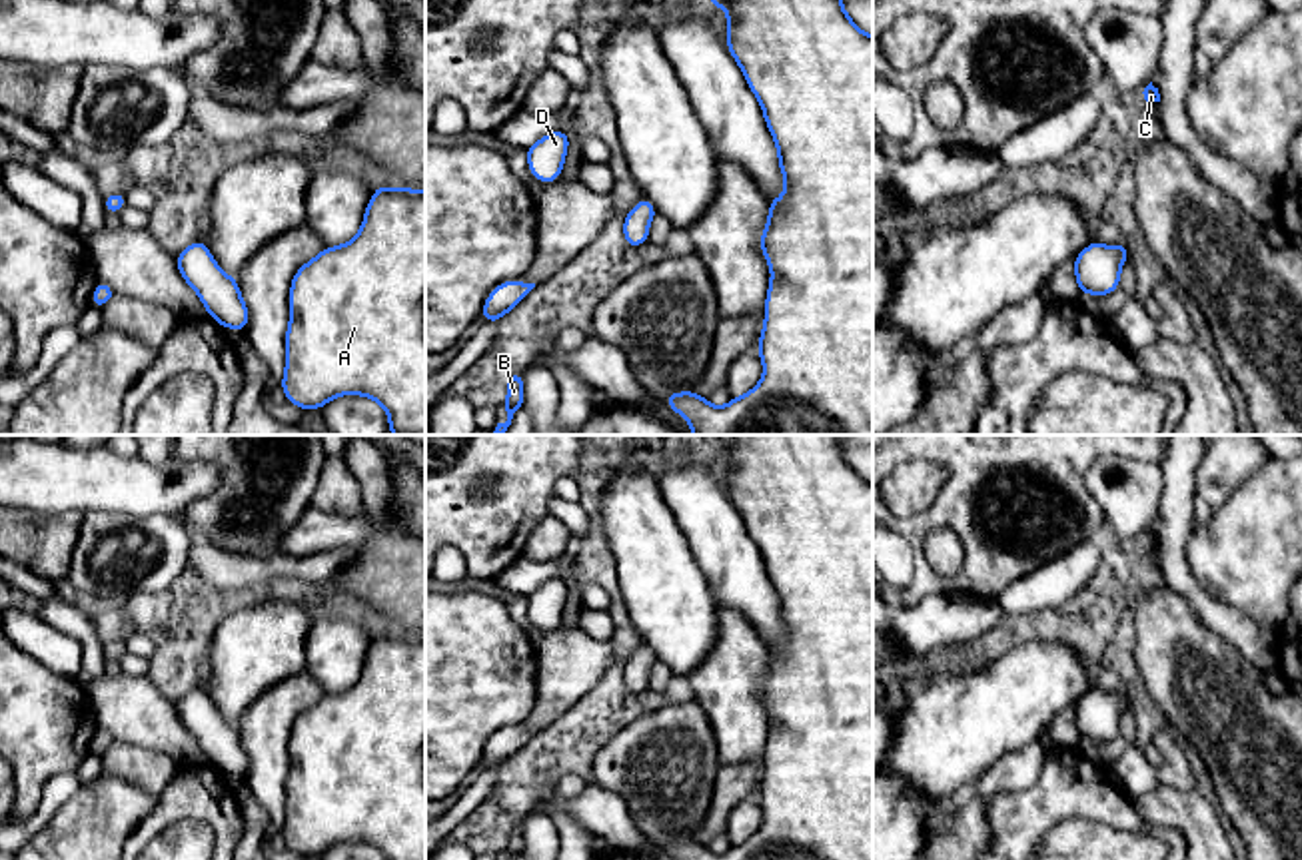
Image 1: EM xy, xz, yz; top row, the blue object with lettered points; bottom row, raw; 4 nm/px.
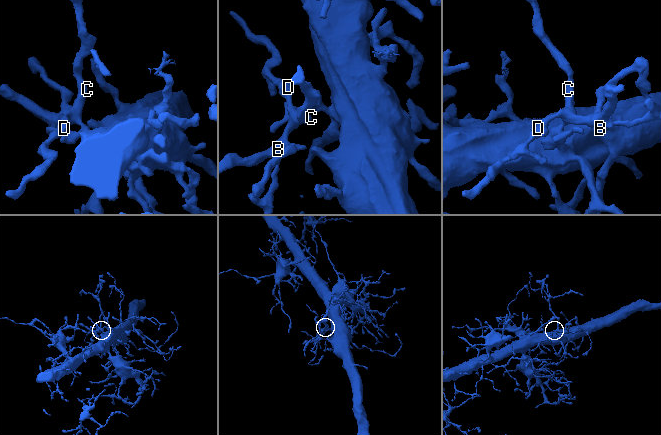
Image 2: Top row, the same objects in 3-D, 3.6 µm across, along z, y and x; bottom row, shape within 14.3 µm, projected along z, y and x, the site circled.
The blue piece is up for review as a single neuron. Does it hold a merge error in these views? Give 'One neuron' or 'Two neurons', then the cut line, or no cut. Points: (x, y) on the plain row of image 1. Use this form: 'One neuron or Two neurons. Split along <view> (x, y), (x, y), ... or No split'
One neuron. No split

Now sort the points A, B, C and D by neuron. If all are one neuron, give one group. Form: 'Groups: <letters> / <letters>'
Groups: A B C D

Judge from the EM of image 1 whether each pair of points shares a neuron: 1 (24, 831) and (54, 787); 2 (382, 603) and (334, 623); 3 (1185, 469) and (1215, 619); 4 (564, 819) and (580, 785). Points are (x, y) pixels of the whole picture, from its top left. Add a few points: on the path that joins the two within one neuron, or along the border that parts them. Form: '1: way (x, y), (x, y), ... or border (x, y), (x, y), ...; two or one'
1: way (34, 821), (54, 797); one
2: border (324, 603), (358, 611), (374, 623); two
3: way (1177, 507), (1175, 571), (1181, 581); one
4: way (560, 809), (560, 801), (570, 791); one

